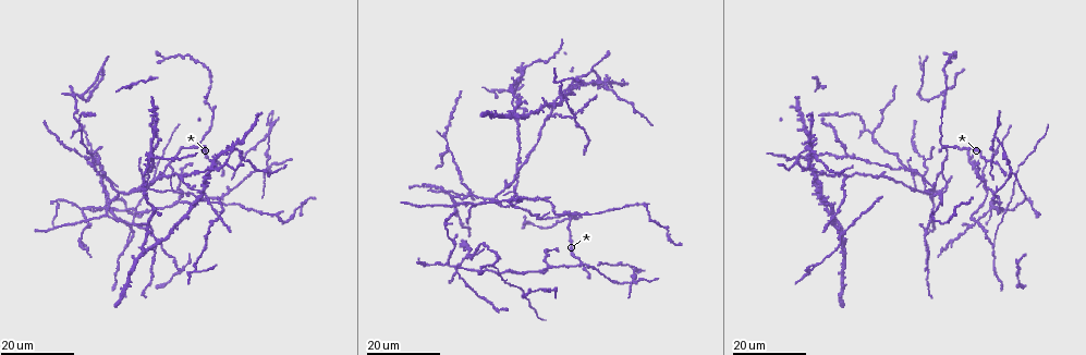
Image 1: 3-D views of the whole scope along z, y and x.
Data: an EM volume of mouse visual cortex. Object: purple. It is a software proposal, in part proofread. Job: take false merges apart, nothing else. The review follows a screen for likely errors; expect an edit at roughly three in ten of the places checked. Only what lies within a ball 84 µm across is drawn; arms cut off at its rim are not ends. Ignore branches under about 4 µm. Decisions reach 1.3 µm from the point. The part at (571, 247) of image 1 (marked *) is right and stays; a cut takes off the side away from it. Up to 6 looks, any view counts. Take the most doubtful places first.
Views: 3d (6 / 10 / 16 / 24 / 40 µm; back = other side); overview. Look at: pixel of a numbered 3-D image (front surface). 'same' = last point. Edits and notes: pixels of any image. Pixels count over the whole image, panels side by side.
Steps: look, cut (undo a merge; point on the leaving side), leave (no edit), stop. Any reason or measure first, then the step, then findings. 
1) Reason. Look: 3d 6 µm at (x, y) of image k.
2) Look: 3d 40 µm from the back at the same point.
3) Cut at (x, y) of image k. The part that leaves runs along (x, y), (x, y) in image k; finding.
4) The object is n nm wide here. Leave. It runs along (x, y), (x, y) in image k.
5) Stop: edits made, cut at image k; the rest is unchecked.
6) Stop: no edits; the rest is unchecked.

Two arms in line, one across. Look: 3d 16 µm at (940, 165) of image 1.

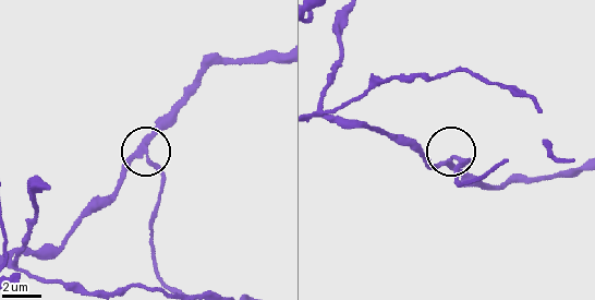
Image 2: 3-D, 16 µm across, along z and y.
Look: 3d 10 µm at (446, 160) of image 2.

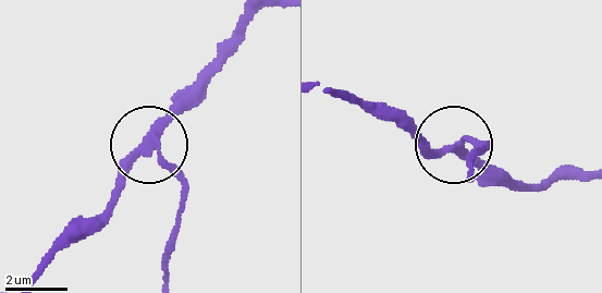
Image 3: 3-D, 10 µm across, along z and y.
3 arms meet here. Cut at (182, 183) of image 3. The part that leaves runs along (157, 149), (180, 193), (164, 279) in image 3; two cells meet here.

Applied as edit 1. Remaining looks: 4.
See it whole again. Look: overview.

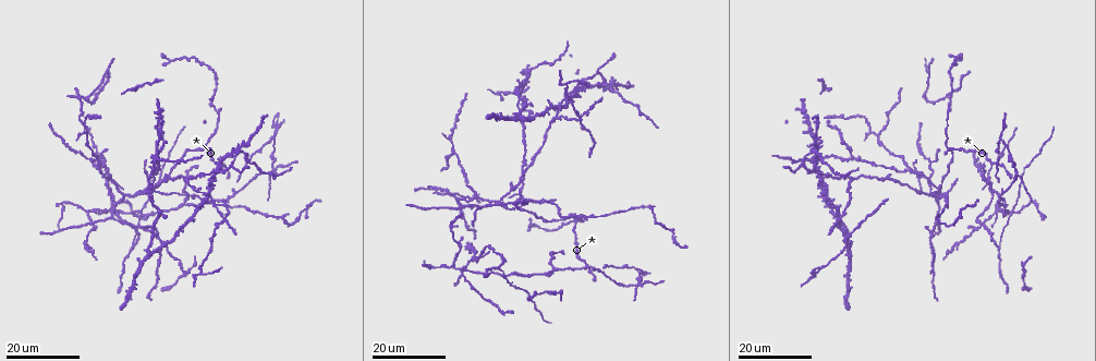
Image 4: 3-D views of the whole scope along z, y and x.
Side arm on a straight run. Look: 3d 16 µm at (998, 247) of image 4.

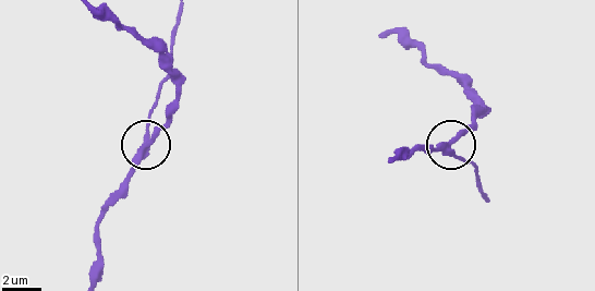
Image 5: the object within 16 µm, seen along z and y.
Look: 3d 6 µm at (142, 151) of image 5.

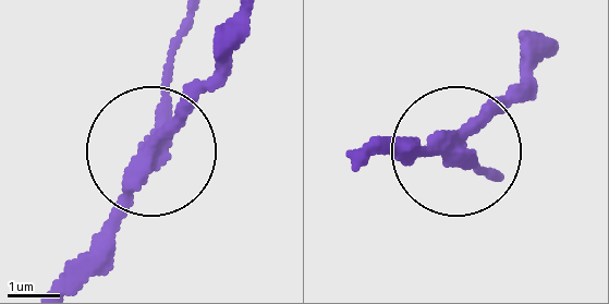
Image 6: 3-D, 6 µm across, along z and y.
Look: 3d 6 µm from the back at (453, 140) of image 6.

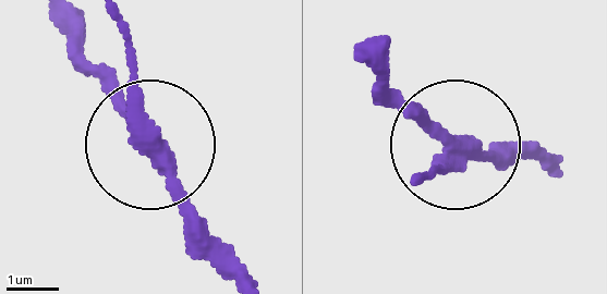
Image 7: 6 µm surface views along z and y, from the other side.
3 arms meet here. Cut at (134, 57) of image 7. A second cell is stuck on.

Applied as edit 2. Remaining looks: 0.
Stop: edits made, cut at image 3, cut at image 7; the rest is unchecked.

